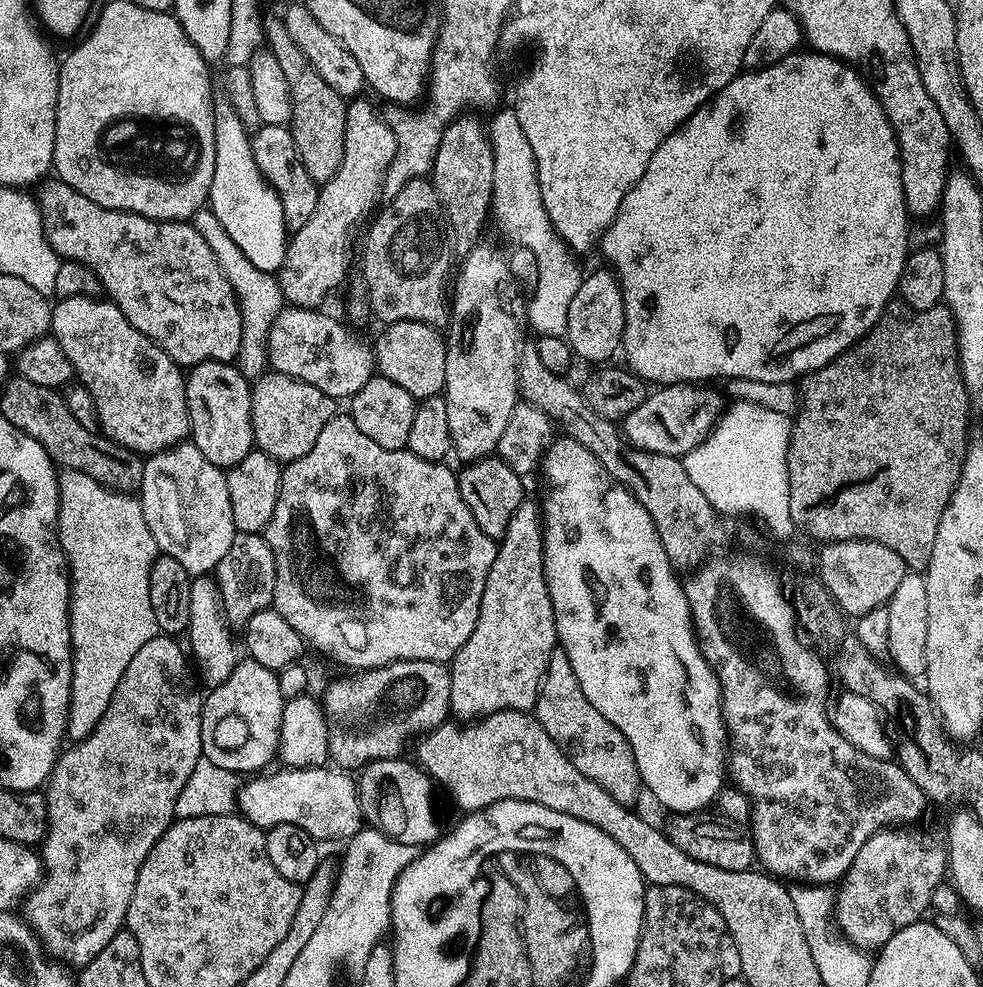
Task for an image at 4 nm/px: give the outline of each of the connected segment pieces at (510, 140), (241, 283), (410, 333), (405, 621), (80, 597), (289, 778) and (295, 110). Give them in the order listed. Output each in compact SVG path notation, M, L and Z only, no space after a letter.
M511 110L500 112L487 125L488 141L492 144L494 158L494 190L492 191L491 219L496 220L496 228L512 244L532 252L536 259L536 268L540 273L536 276L536 289L528 300L528 324L540 336L567 337L566 318L570 315L570 302L574 294L578 294L578 286L582 279L577 253L568 247L568 243L559 236L546 214L546 206L542 206L542 190L538 182L538 170L534 150L530 150L530 142L526 142L525 131L518 122L518 114Z
M201 210L191 217L190 223L196 227L198 234L206 238L206 243L210 250L214 250L214 258L218 258L218 266L222 266L222 274L226 274L226 282L236 295L236 301L242 314L242 342L234 361L237 368L249 382L255 382L257 378L263 376L268 363L268 334L274 318L286 307L286 301L280 289L279 279L273 273L266 270L258 270L242 250L238 250L238 245L234 243L234 238L222 230L222 222L214 218L211 210Z
M394 322L374 343L376 372L402 386L417 402L439 396L446 386L446 340L441 329L426 322Z
M348 414L332 416L330 422L322 426L322 434L318 434L314 446L310 446L305 456L283 465L278 506L274 506L274 514L262 533L276 563L272 607L282 614L282 618L286 618L286 622L290 622L290 626L294 626L294 630L298 630L309 649L317 648L322 655L337 660L344 670L381 668L399 660L433 660L443 664L452 661L458 650L462 650L466 638L470 638L478 622L482 590L486 590L486 574L490 574L490 566L494 566L497 541L491 540L482 526L474 522L474 514L470 514L470 506L466 506L460 493L457 473L451 472L448 466L444 462L418 458L403 448L386 450L378 446L378 442L366 438L366 434L358 430L357 424Z
M60 468L58 482L58 518L56 533L60 536L60 549L68 559L68 621L72 635L72 696L68 699L69 741L85 740L98 726L130 658L158 635L154 606L150 606L150 566L158 555L154 535L143 517L143 508L135 495L111 492L106 486L94 482L82 470Z
M325 766L323 768L293 768L291 770L280 770L277 776L264 776L268 774L256 774L251 777L248 785L246 783L239 789L238 810L244 819L251 824L265 830L278 826L279 824L289 824L298 826L306 830L318 842L324 840L347 841L353 836L357 836L362 831L365 823L363 811L360 807L360 793L355 779L351 780L347 771L335 766Z
M272 18L264 21L264 39L267 51L278 58L282 70L286 74L286 86L290 86L290 102L292 103L292 119L290 127L294 146L298 146L298 158L302 166L306 166L306 174L316 185L330 182L334 174L338 174L338 166L342 166L342 150L346 142L346 110L345 97L333 90L318 75L318 70L310 66L310 58L298 50L298 45L290 39L283 19Z

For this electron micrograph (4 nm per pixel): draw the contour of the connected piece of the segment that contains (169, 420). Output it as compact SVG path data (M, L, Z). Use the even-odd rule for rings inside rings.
M75 296L74 298L66 298L65 300L57 299L55 303L52 304L52 327L50 332L51 335L56 337L58 346L62 346L66 358L70 360L70 366L72 367L75 379L87 390L90 394L90 398L94 402L96 422L99 431L107 436L109 440L114 441L117 448L126 448L129 452L135 452L137 454L153 454L164 452L169 448L175 447L189 435L188 407L186 406L186 394L184 393L184 381L186 376L182 371L181 365L175 364L153 340L146 338L146 334L134 330L134 326L130 326L130 322L126 318L126 314L122 314L122 310L118 310L116 304L104 298L91 300L85 296Z

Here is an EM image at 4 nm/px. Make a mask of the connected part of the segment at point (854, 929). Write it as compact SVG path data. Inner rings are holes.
M885 830L876 832L862 850L854 854L854 862L850 862L842 883L834 896L834 916L838 921L839 931L844 939L865 950L879 950L883 944L890 942L898 930L917 923L920 916L932 907L932 895L938 885L946 880L946 852L943 847L931 844L928 840L919 840L911 836L908 830Z

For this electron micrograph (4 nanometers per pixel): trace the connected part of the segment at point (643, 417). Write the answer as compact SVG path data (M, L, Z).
M685 382L666 384L649 391L648 397L622 422L622 431L629 444L654 454L683 458L709 435L725 411L725 393L706 384Z

